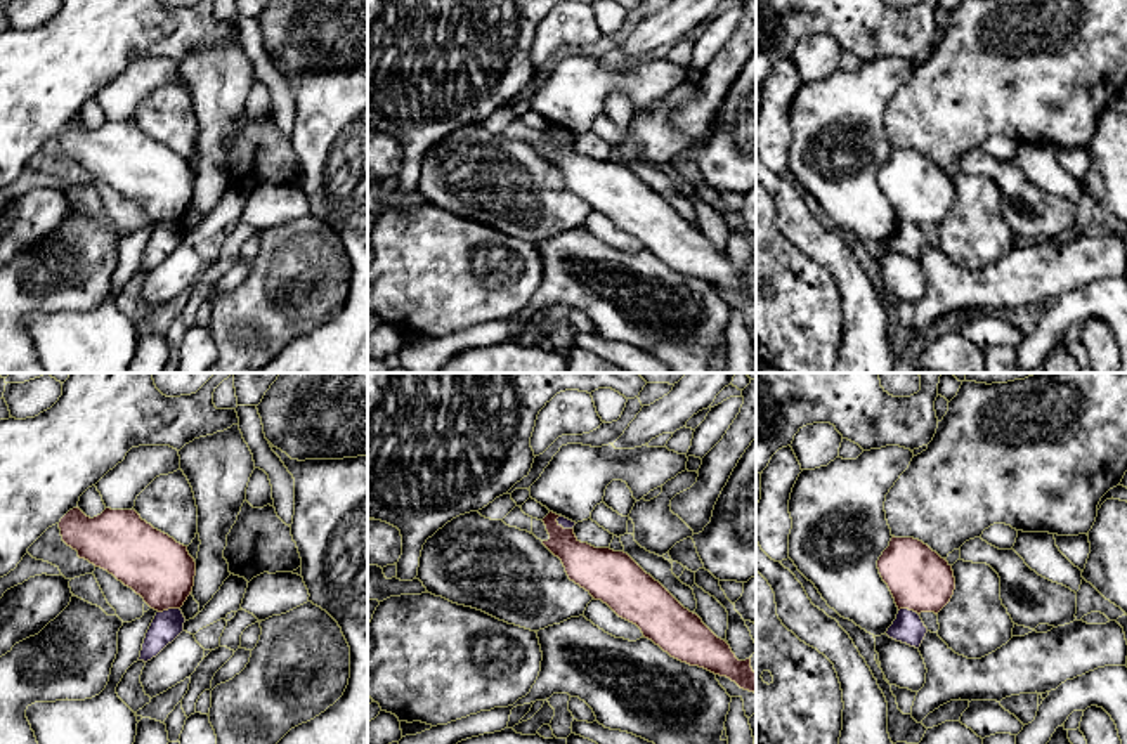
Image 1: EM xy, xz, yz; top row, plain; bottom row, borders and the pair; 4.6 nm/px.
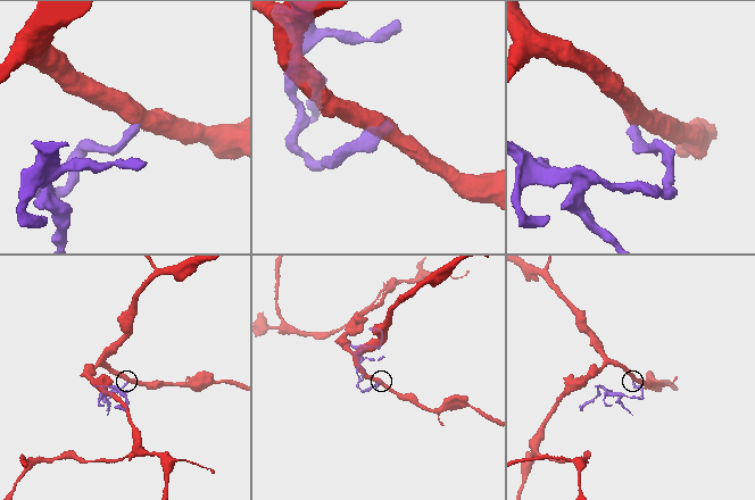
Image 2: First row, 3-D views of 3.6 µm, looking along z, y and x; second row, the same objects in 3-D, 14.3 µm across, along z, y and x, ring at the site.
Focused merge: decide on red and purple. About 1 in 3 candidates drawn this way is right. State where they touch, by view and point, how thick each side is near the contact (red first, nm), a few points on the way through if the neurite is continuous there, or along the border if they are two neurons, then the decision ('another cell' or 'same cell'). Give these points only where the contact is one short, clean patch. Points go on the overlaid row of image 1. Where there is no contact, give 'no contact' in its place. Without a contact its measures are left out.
meets red in xy at (169, 607); 300 nm thick on the red side, 140 nm on the other; border along xy (179, 607), (158, 613); another cell

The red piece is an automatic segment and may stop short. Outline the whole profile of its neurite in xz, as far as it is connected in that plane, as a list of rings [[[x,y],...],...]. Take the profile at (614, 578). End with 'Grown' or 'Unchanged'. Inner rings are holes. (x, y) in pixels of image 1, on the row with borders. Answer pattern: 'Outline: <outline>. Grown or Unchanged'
Outline: [[[550,512],[543,522],[550,534],[543,545],[562,560],[570,581],[595,600],[607,604],[619,617],[636,624],[643,636],[671,657],[726,676],[756,694],[751,657],[739,661],[730,645],[702,619],[685,609],[659,581],[628,553],[581,543],[574,529],[564,529]]]. Unchanged

